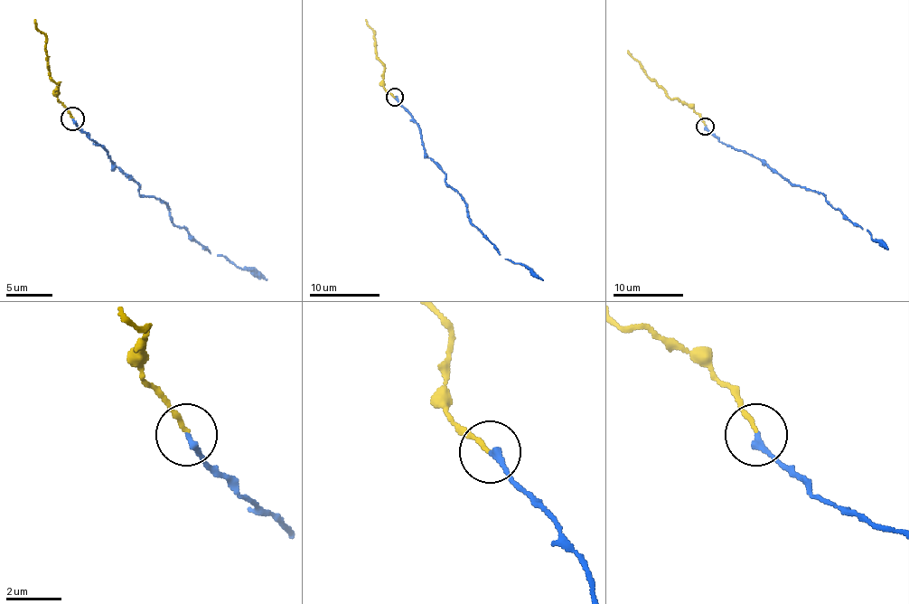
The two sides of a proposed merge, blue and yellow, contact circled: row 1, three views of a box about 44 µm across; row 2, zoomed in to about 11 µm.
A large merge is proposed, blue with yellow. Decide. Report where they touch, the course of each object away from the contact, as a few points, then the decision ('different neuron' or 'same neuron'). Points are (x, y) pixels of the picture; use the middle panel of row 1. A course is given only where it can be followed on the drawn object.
at (394, 97); blue runs (394, 97), (418, 127), (426, 155), (464, 202), (470, 221), (500, 255), (528, 265), (543, 279); yellow runs (394, 97), (383, 86), (383, 69), (376, 56), (374, 32), (366, 19); different neuron

